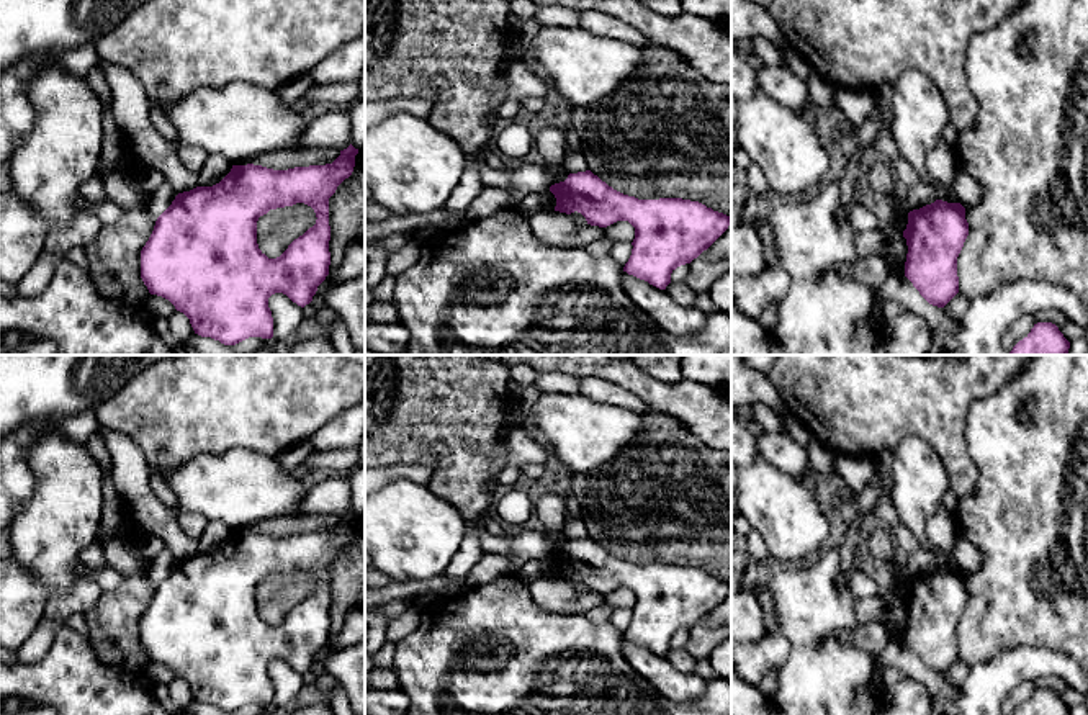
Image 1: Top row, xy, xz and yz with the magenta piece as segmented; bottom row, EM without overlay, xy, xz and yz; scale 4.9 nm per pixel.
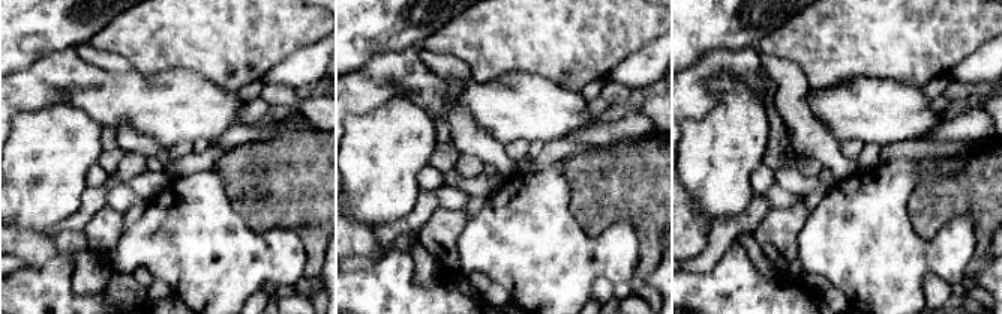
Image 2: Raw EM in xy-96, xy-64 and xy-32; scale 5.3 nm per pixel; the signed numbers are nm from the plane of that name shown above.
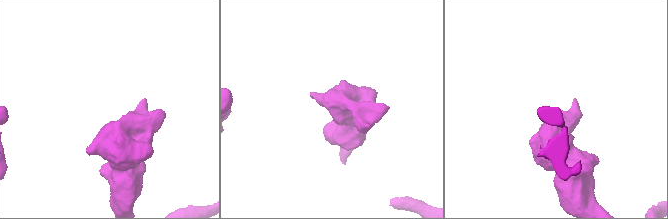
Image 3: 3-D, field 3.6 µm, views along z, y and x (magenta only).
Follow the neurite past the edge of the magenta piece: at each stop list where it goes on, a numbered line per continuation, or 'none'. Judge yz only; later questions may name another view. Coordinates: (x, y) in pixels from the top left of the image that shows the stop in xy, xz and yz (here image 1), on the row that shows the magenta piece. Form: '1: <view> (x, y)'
none

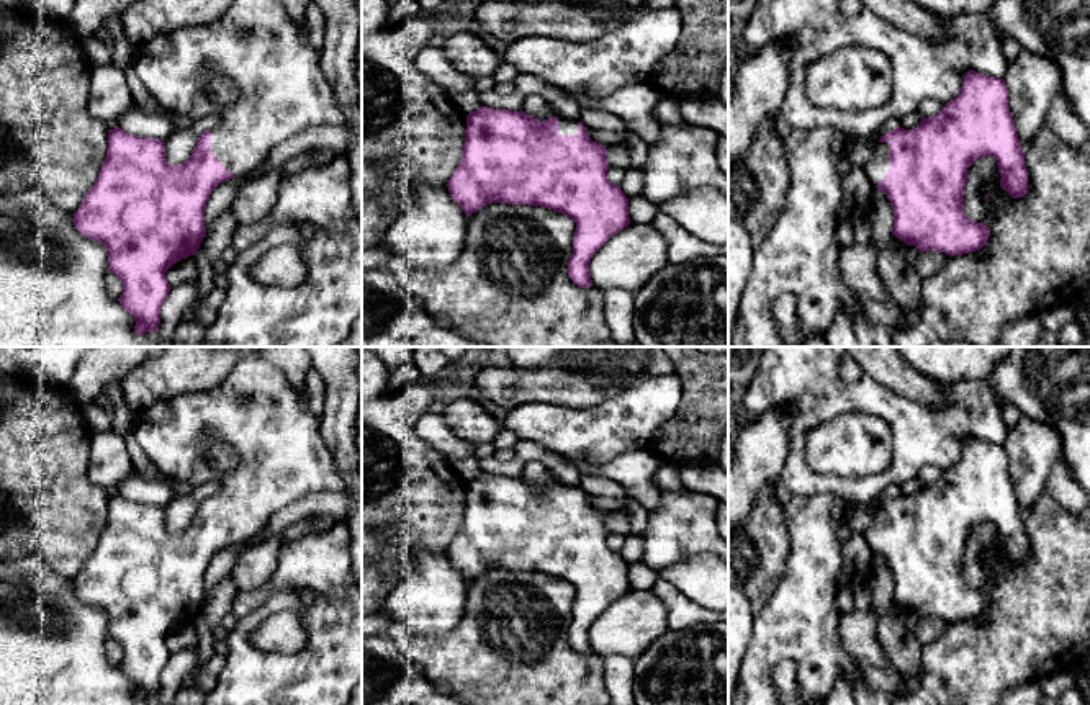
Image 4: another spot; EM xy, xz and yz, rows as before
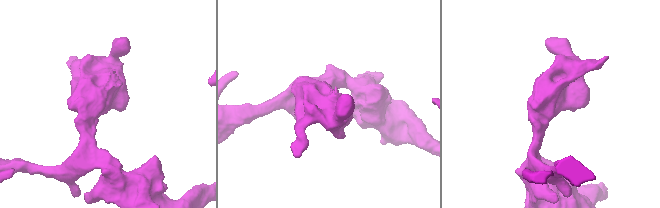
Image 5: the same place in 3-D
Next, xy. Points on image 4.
1: xy (282, 90)

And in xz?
1: xz (565, 126)

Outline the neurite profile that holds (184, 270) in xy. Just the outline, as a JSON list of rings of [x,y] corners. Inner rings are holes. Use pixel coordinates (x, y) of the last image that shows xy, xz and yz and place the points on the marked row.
[[[190,255],[187,258],[178,260],[173,263],[167,273],[165,278],[170,286],[185,283],[185,281],[195,281],[198,280],[198,268],[195,262],[195,255]]]

